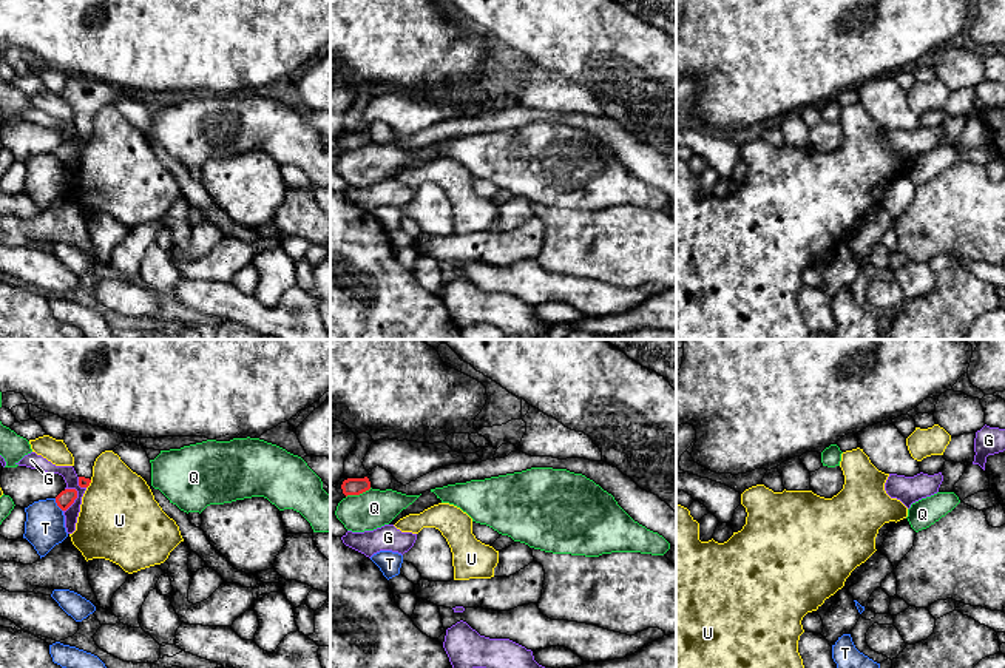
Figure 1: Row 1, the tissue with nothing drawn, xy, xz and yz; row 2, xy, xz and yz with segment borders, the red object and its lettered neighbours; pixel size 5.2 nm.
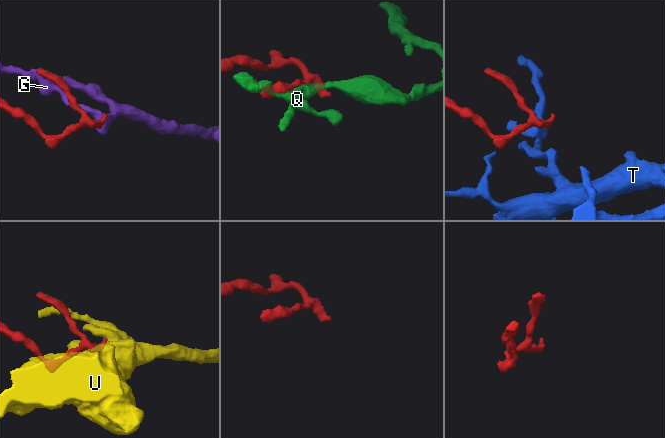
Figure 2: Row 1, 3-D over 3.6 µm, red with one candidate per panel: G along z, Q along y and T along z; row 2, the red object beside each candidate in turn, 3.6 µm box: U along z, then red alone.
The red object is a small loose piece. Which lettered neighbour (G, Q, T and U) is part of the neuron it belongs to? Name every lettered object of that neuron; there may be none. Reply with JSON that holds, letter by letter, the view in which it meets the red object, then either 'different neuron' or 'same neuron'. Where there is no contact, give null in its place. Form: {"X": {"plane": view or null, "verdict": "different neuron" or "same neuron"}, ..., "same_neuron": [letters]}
{"G": {"plane": "xy", "verdict": "different neuron"}, "Q": {"plane": "xz", "verdict": "different neuron"}, "T": {"plane": "xy", "verdict": "different neuron"}, "U": {"plane": "xy", "verdict": "different neuron"}, "same_neuron": []}

